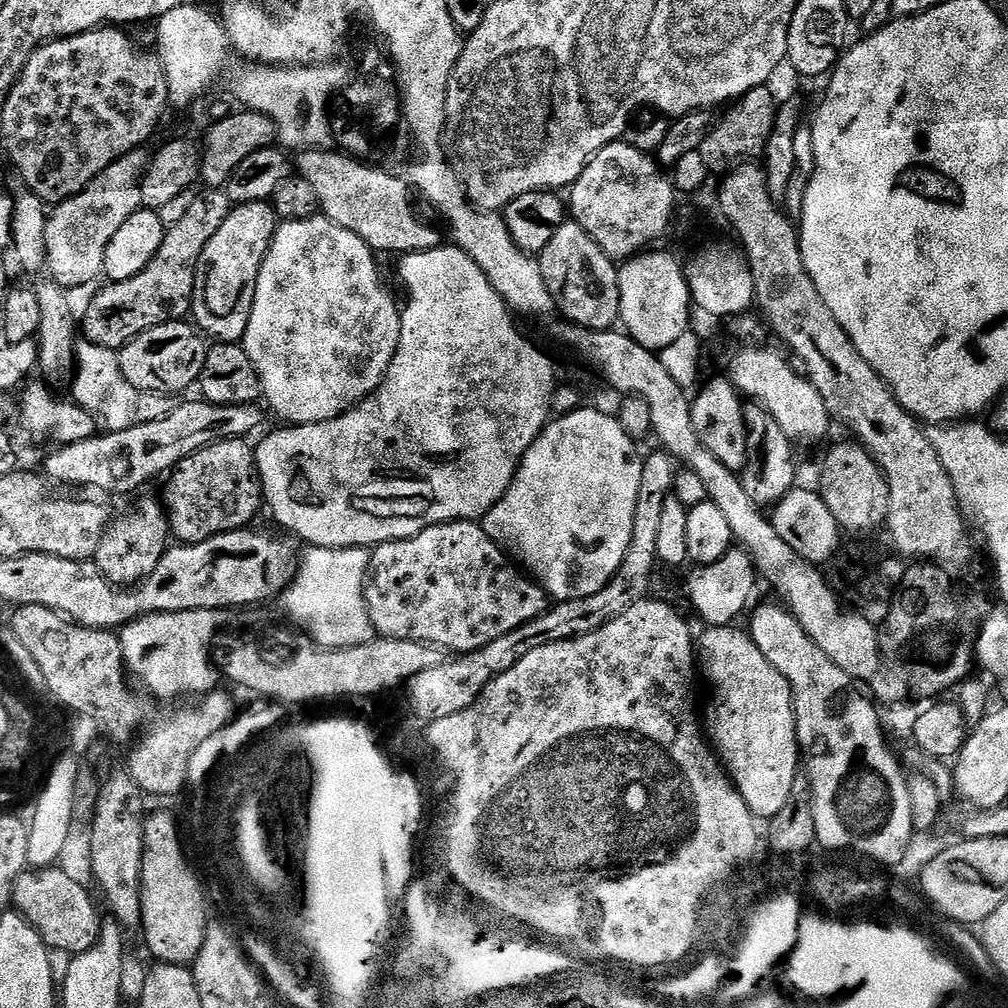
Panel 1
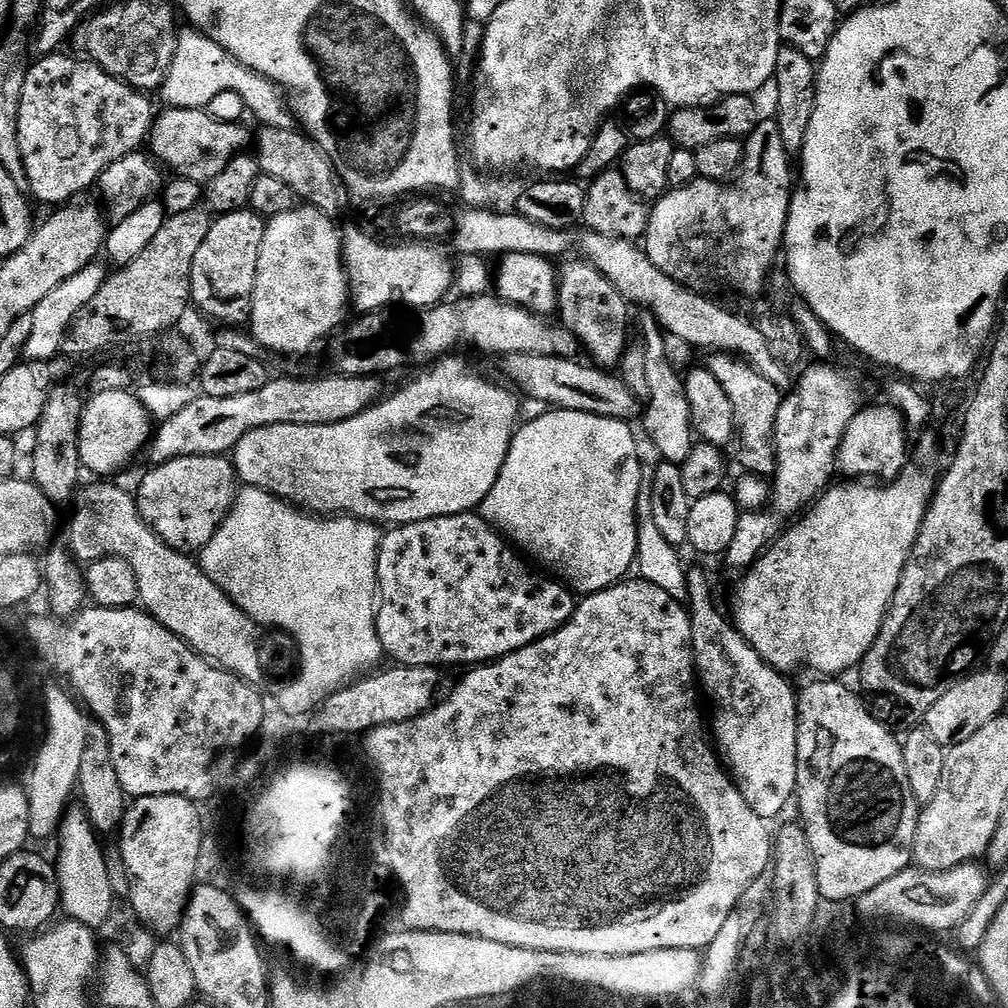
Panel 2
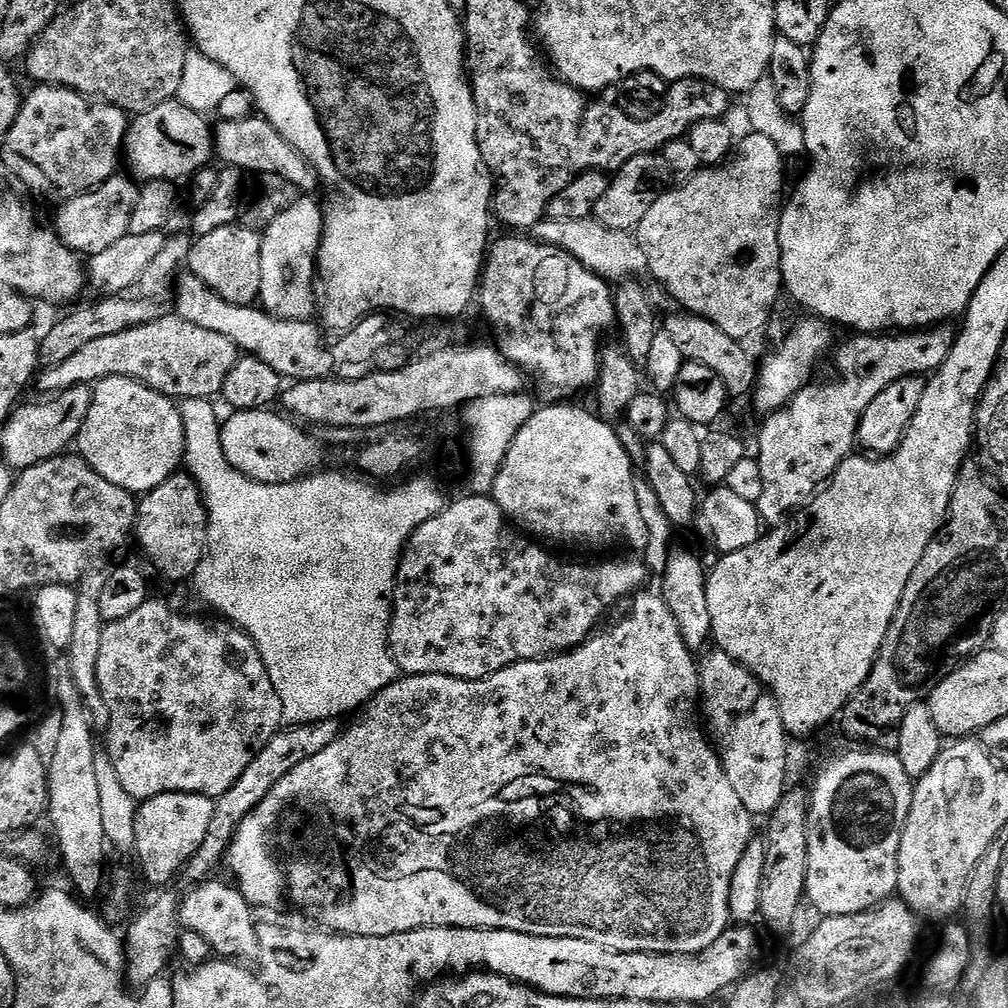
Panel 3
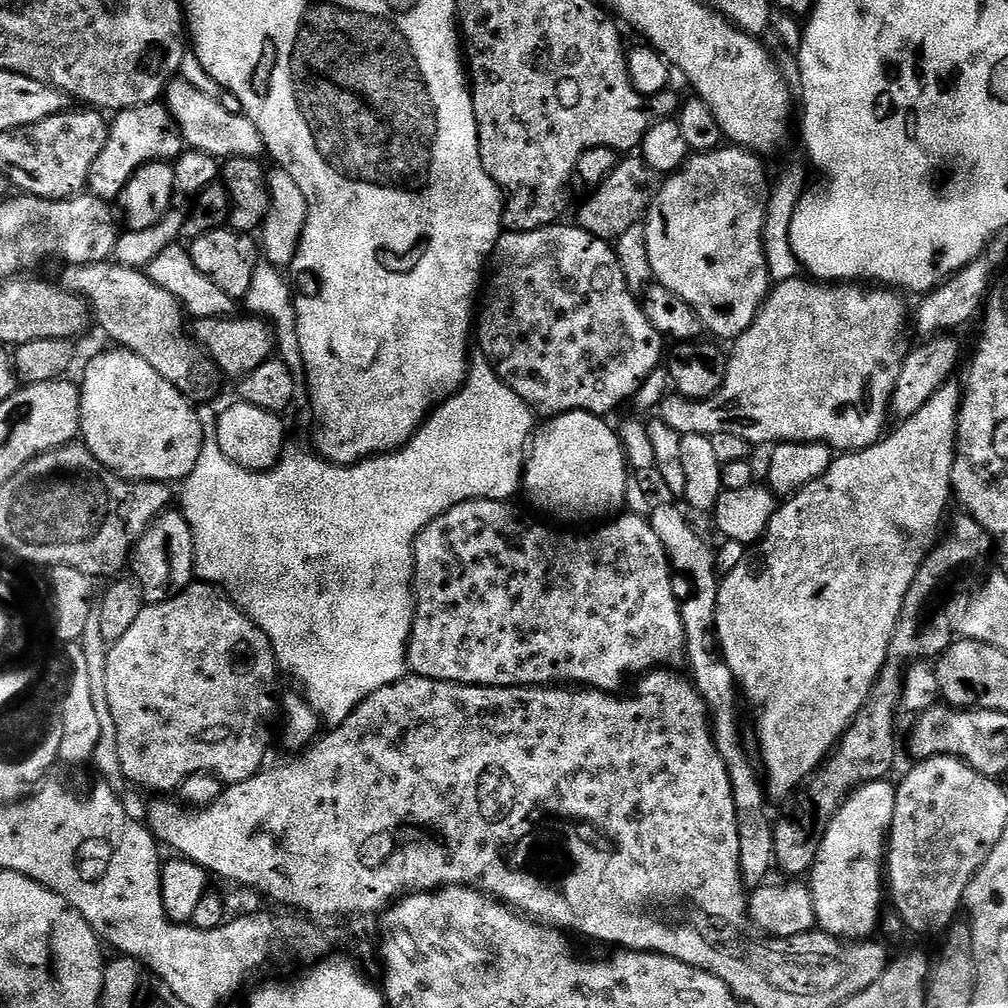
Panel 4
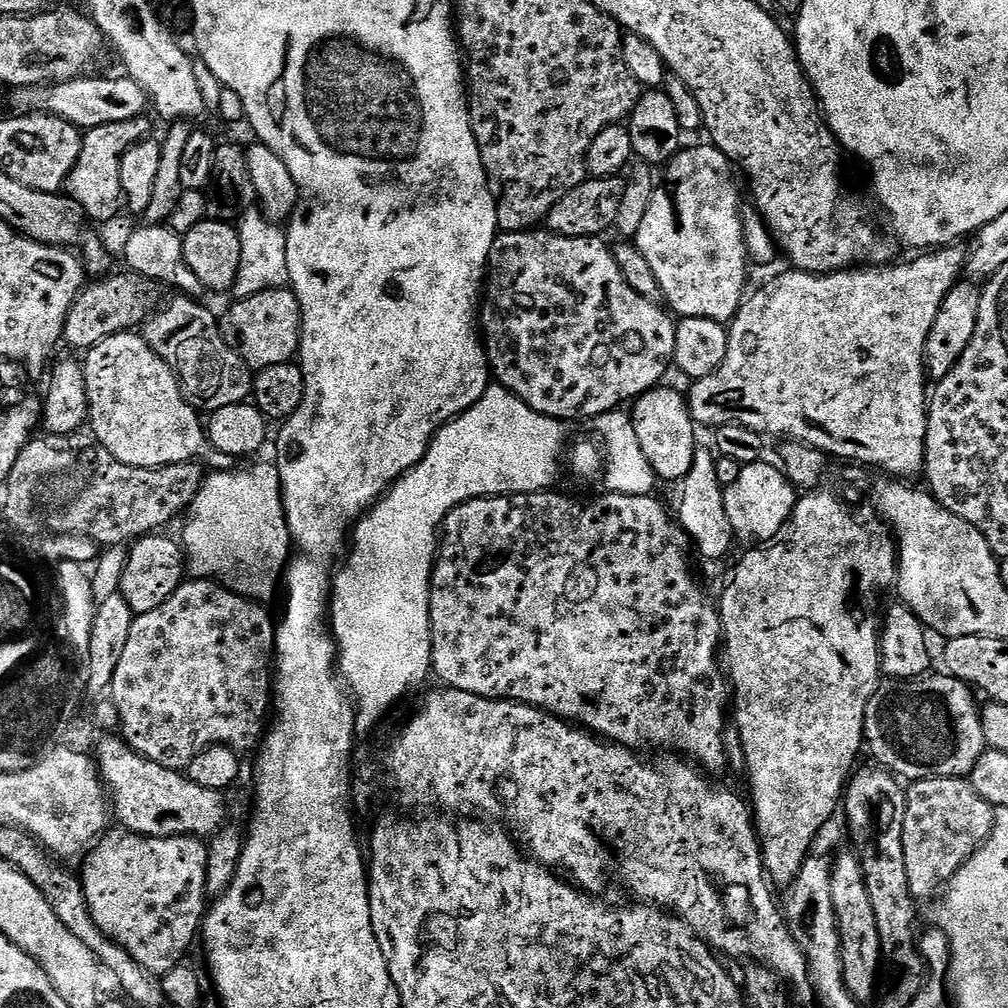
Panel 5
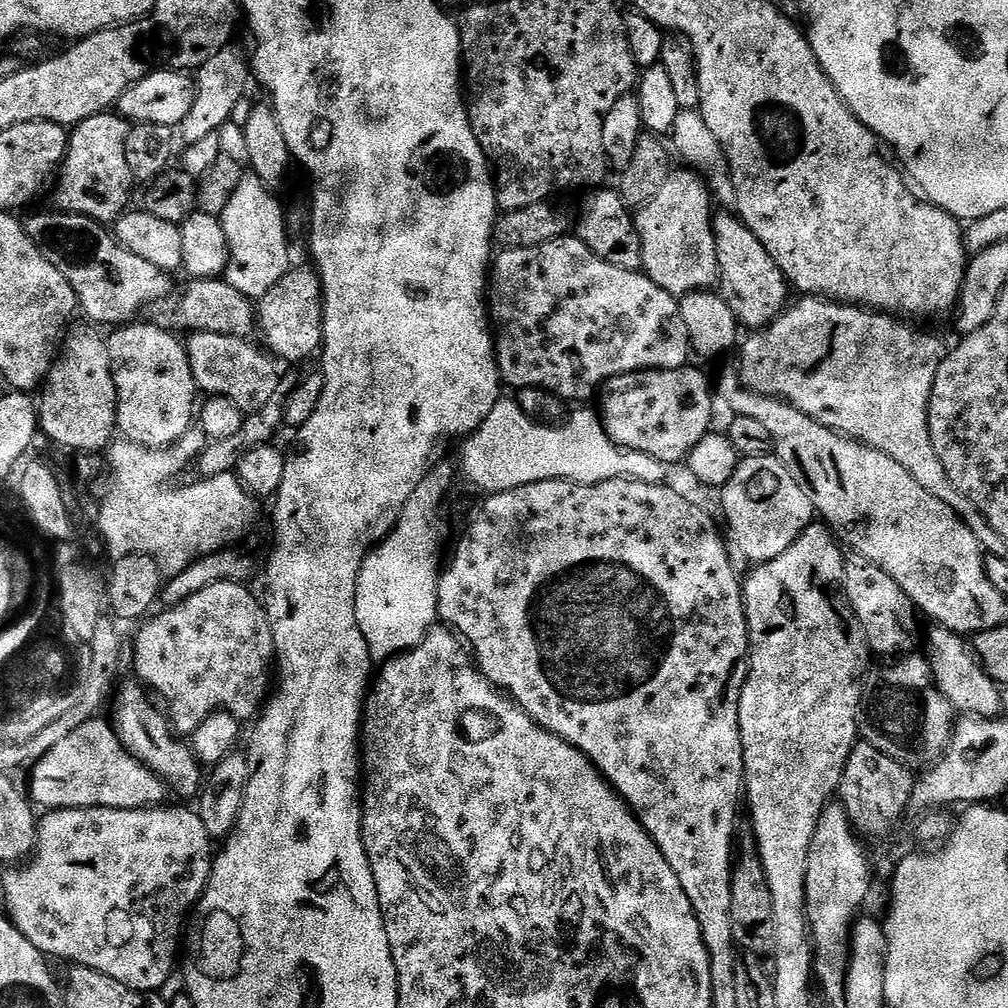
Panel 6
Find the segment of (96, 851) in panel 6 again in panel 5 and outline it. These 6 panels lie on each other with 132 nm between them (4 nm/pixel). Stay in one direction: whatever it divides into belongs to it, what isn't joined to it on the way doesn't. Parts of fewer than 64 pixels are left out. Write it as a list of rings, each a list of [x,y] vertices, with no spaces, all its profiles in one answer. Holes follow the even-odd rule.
[[[115,830],[109,831],[87,853],[86,859],[83,861],[84,874],[82,873],[82,883],[84,887],[85,900],[88,903],[89,914],[93,916],[94,922],[97,924],[98,930],[106,935],[114,943],[123,947],[129,952],[130,958],[147,971],[150,975],[161,978],[168,971],[174,970],[182,964],[184,955],[188,952],[188,947],[192,944],[192,939],[197,939],[198,933],[201,931],[204,918],[206,915],[206,858],[208,857],[208,845],[199,836],[138,836],[134,832],[127,830],[121,831],[121,836]]]

